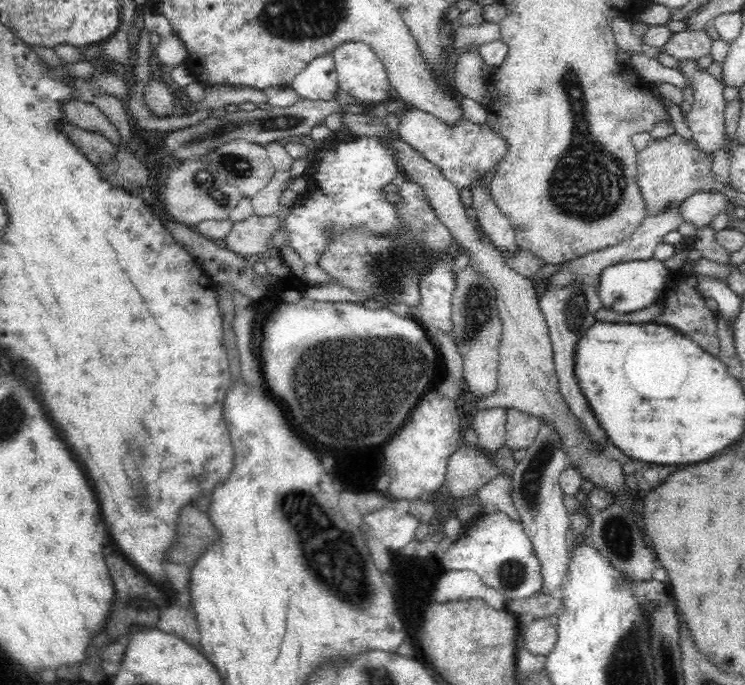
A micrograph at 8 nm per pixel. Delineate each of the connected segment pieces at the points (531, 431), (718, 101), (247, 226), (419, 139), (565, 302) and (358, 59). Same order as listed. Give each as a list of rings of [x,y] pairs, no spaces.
[[[515,408],[506,409],[506,442],[511,450],[527,450],[536,441],[541,422]]]
[[[685,60],[680,62],[678,69],[683,74],[683,77],[689,82],[689,86],[693,90],[694,100],[691,104],[691,109],[686,114],[686,122],[693,140],[696,142],[702,152],[713,153],[716,149],[723,147],[724,142],[724,114],[726,103],[724,102],[723,82],[720,79],[712,76],[706,70],[699,68],[697,61]]]
[[[256,215],[235,223],[221,241],[220,245],[228,252],[233,252],[249,260],[265,251],[267,238],[274,235],[279,220],[276,215],[258,218]]]
[[[411,108],[399,119],[397,137],[422,158],[435,164],[445,179],[459,189],[466,188],[472,179],[484,176],[503,157],[505,142],[488,128],[487,123],[474,125],[472,121],[462,118],[456,126],[446,126],[430,114]]]
[[[546,279],[537,285],[537,290],[539,293],[538,311],[544,317],[544,323],[546,323],[546,329],[548,329],[548,339],[550,339],[553,350],[553,365],[555,366],[560,394],[568,403],[568,407],[572,409],[572,413],[580,419],[593,442],[597,446],[605,448],[609,445],[609,441],[605,432],[596,422],[592,411],[589,410],[585,398],[581,395],[580,387],[574,379],[573,367],[573,356],[578,338],[584,336],[585,332],[590,330],[590,326],[596,322],[594,315],[600,308],[603,308],[597,293],[597,287],[578,280],[568,281],[563,285],[554,285],[552,281]]]
[[[348,41],[332,52],[339,88],[364,104],[374,105],[392,98],[383,64],[368,45]]]

